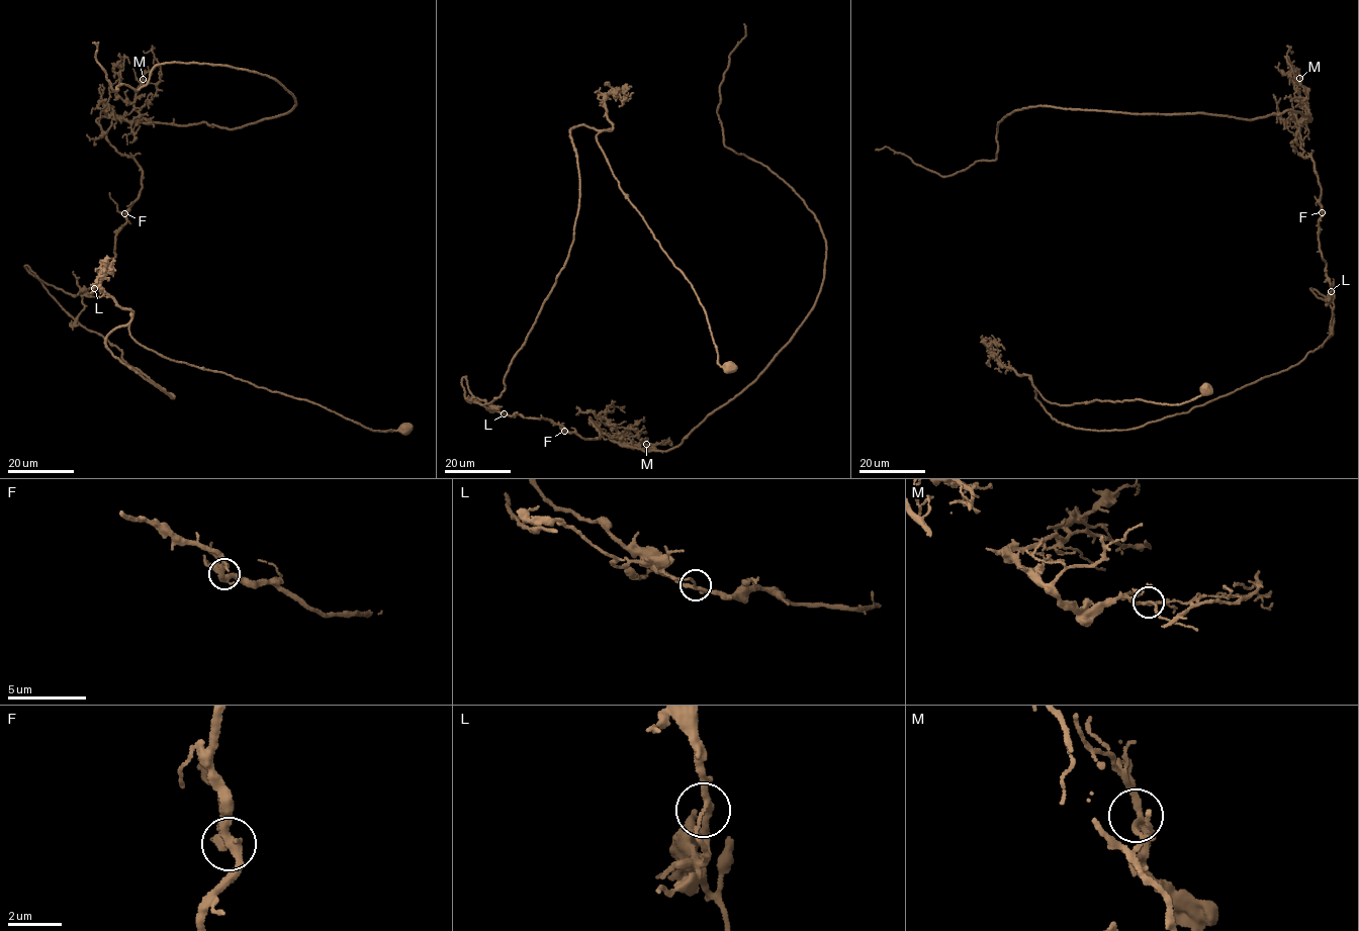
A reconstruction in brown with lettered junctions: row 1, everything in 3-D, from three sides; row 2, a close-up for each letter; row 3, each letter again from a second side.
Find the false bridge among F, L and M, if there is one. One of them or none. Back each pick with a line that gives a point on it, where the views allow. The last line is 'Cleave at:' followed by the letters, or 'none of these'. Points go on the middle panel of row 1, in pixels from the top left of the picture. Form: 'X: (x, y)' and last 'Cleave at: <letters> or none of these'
L: (504, 413)
Cleave at: L

